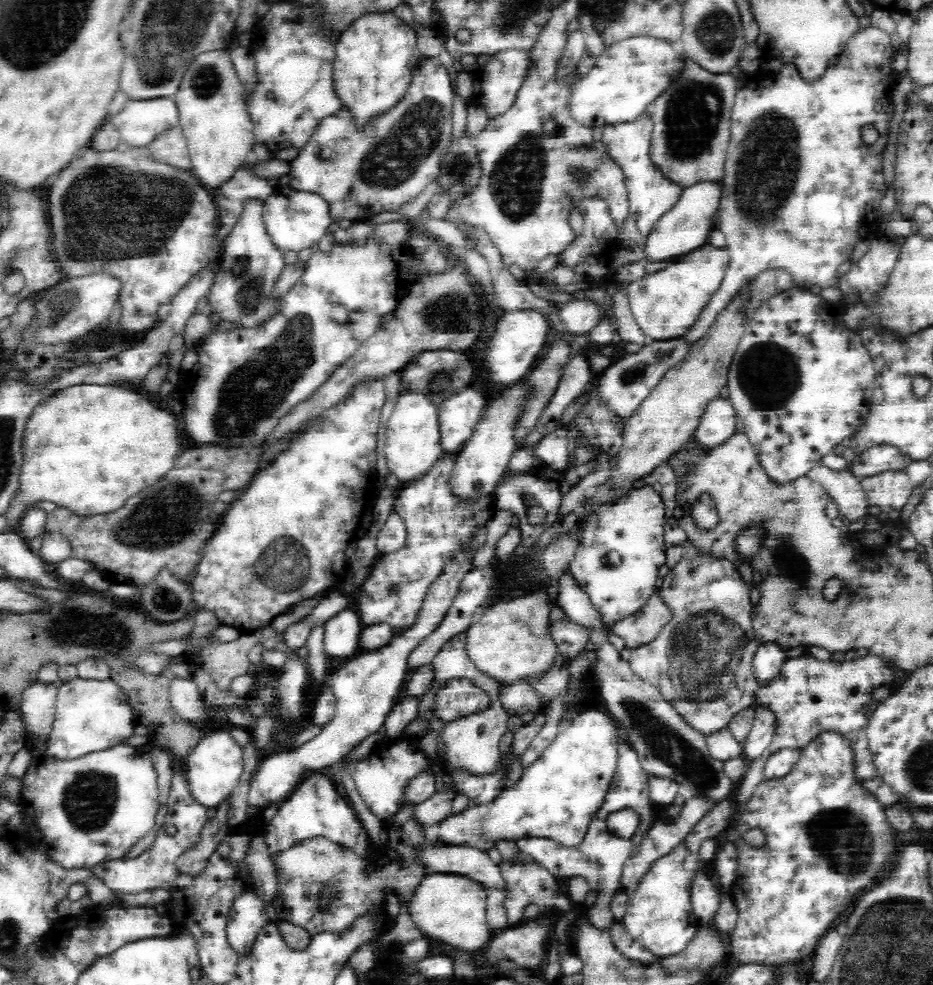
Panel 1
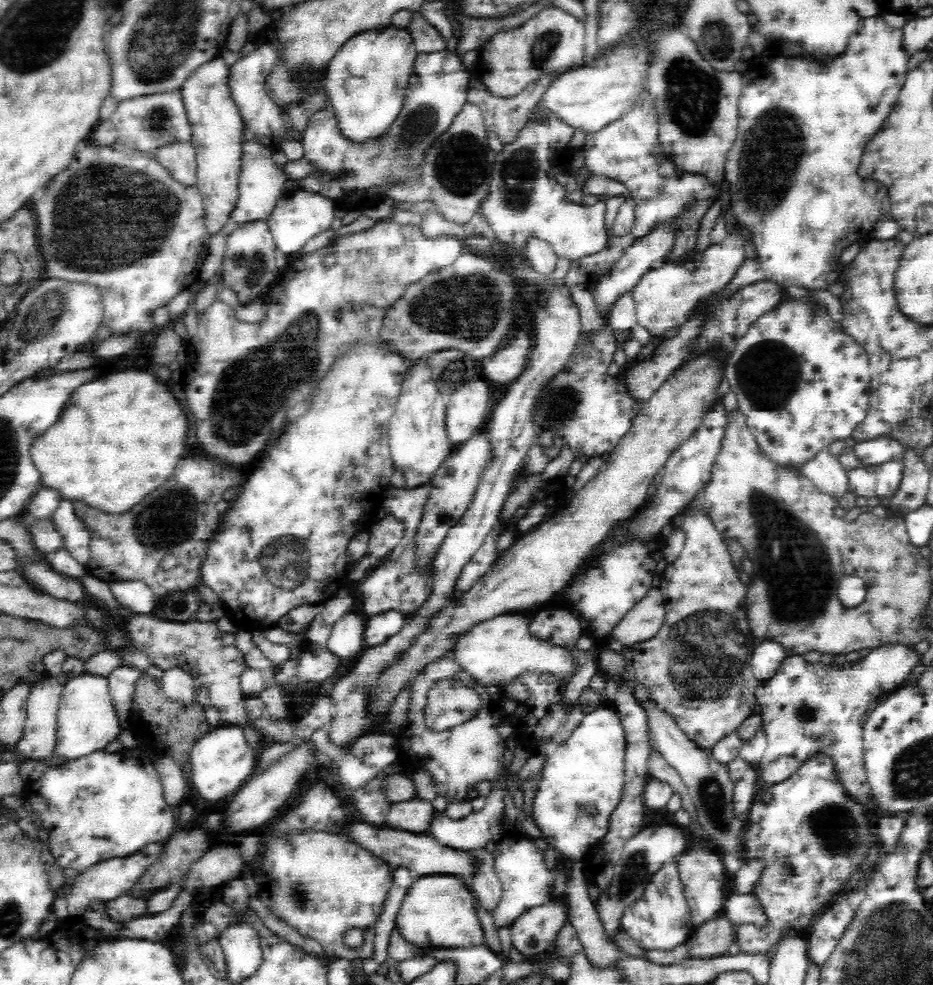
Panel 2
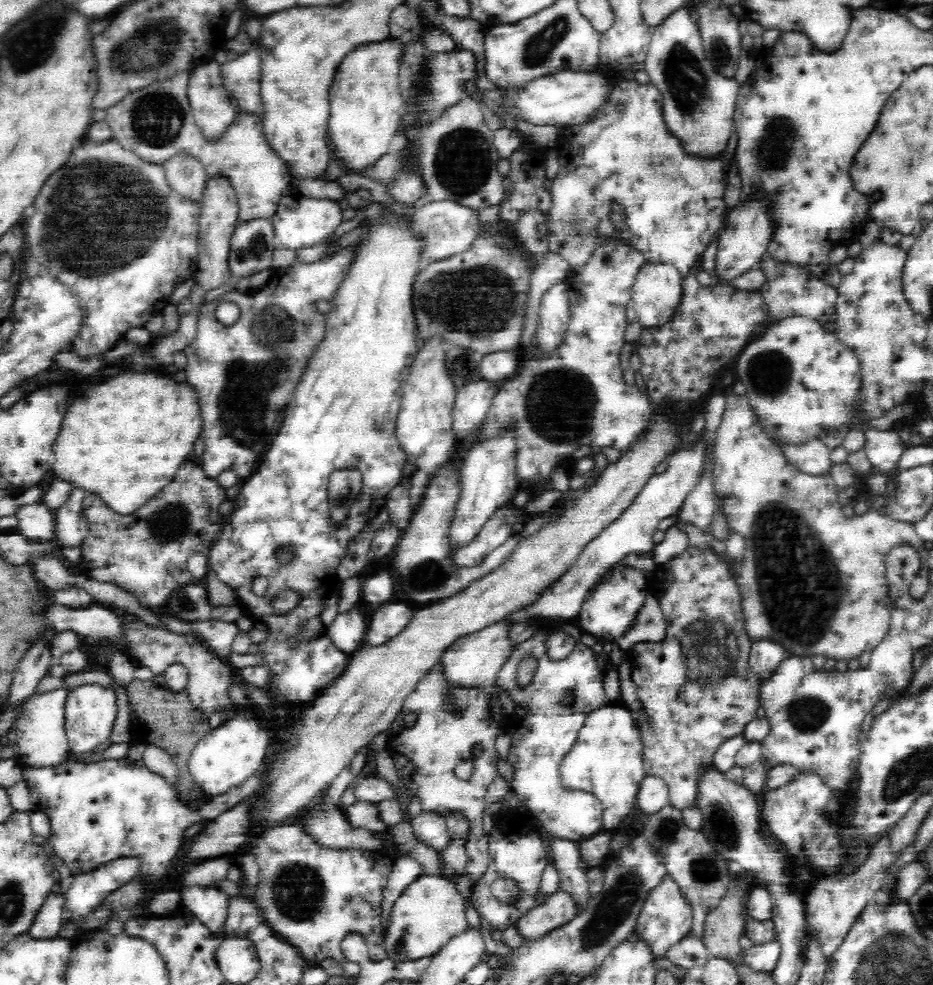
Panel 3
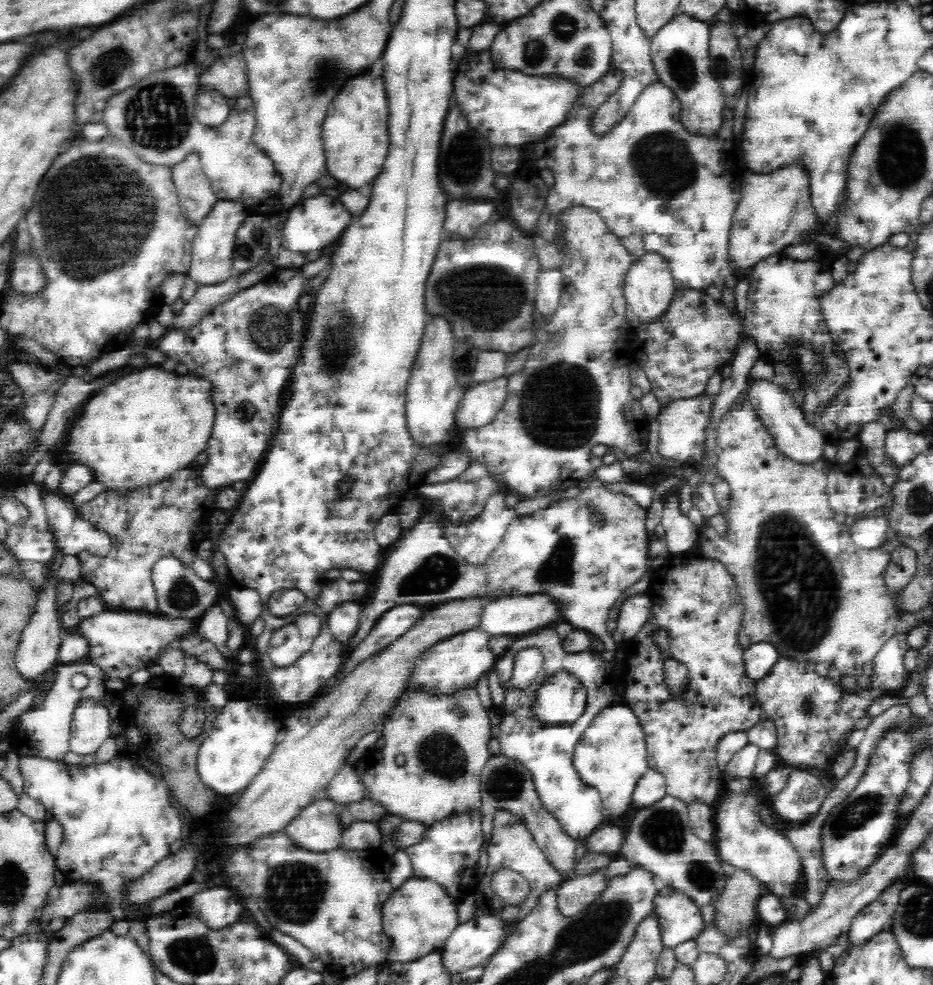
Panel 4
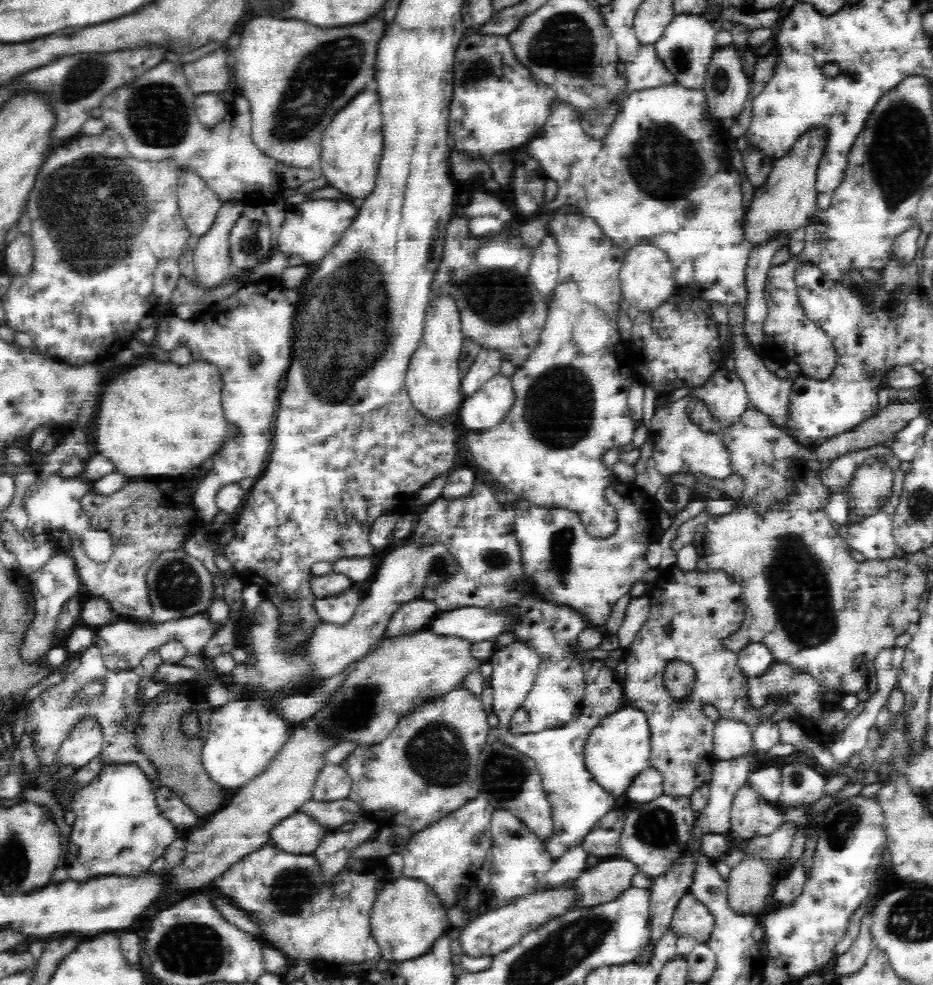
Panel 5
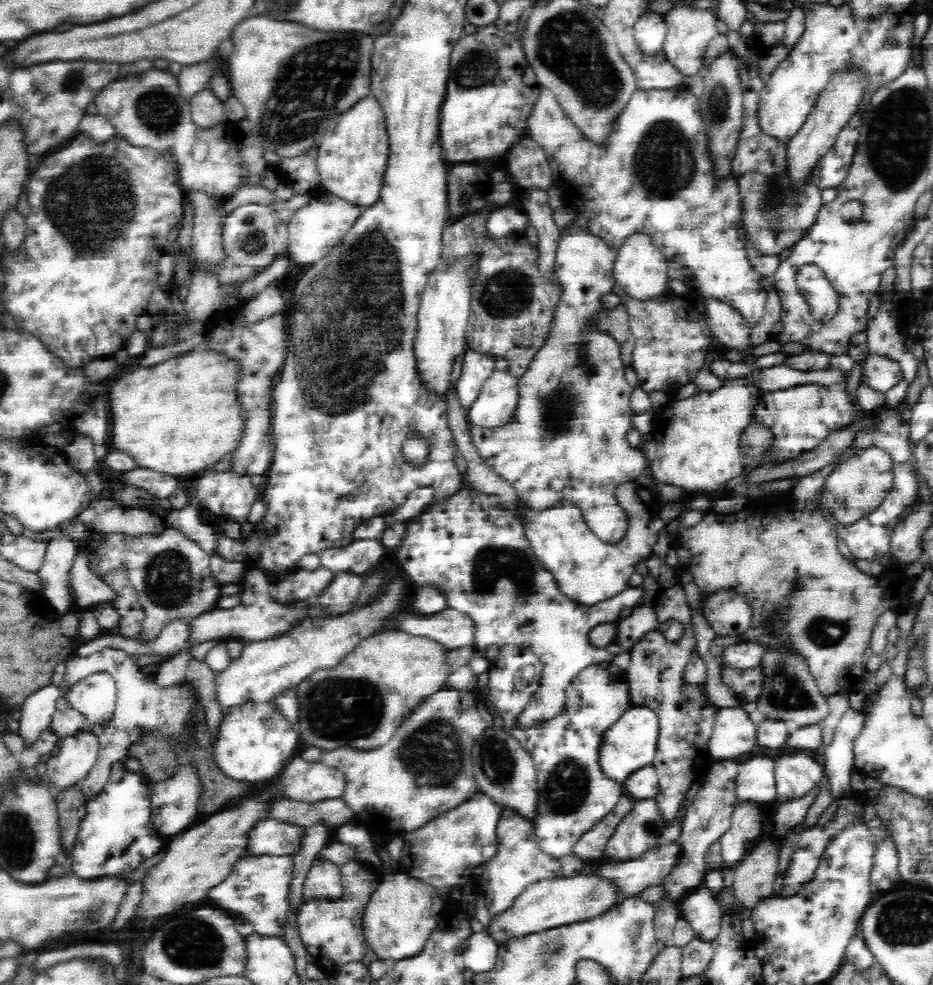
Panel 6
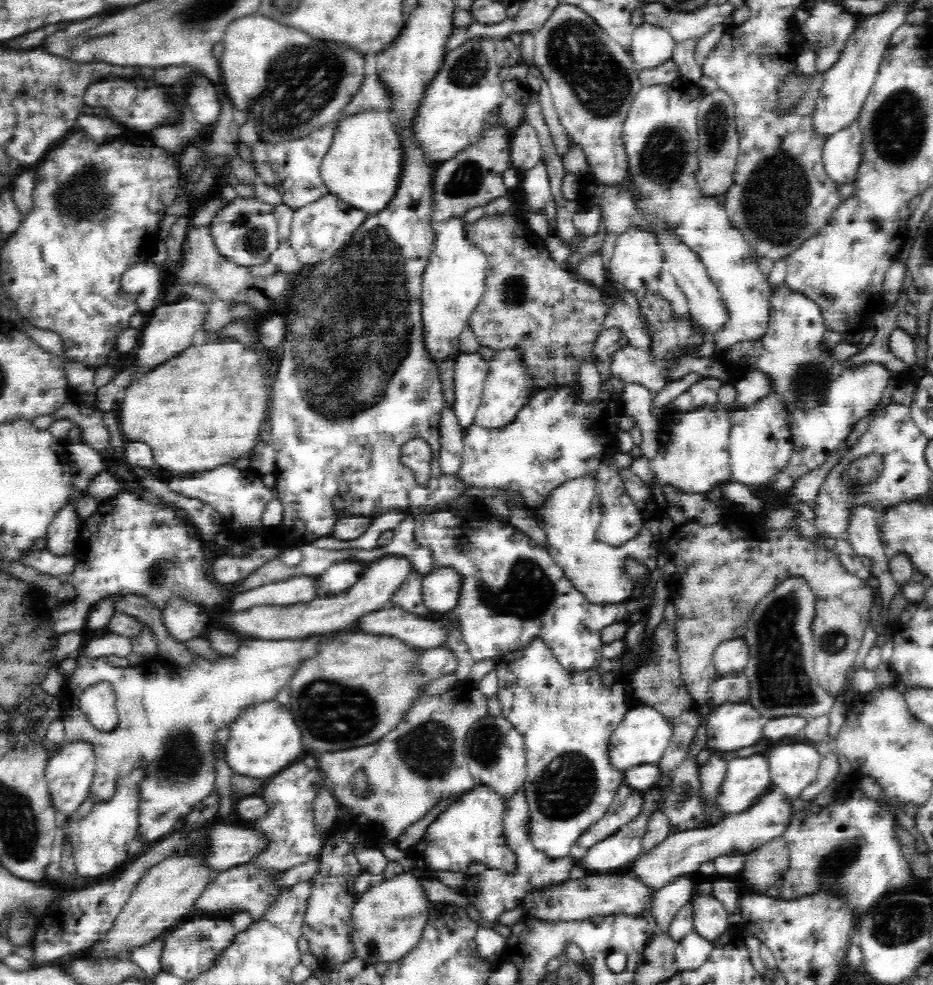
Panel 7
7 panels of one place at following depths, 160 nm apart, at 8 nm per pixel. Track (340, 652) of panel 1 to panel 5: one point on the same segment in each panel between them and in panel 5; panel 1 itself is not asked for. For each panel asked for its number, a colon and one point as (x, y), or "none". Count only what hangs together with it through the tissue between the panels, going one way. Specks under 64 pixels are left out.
2: (346, 640)
3: (347, 631)
4: (342, 620)
5: (337, 609)

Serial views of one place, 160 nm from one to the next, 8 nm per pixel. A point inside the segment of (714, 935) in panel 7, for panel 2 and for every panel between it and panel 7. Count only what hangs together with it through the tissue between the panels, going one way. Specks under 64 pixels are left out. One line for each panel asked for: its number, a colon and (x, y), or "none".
2: (661, 919)
3: (666, 918)
4: (680, 918)
5: (692, 918)
6: (699, 907)

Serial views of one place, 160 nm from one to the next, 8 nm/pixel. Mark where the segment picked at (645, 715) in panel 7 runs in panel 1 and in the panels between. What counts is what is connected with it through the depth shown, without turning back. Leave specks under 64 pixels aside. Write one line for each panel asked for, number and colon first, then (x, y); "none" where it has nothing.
1: (557, 796)
2: (591, 765)
3: (607, 758)
4: (611, 755)
5: (619, 748)
6: (631, 743)

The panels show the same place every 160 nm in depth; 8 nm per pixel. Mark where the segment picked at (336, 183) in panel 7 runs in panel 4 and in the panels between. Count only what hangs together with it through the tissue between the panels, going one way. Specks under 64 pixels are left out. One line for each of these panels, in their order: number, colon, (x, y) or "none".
4: (355, 138)
5: (352, 146)
6: (352, 159)

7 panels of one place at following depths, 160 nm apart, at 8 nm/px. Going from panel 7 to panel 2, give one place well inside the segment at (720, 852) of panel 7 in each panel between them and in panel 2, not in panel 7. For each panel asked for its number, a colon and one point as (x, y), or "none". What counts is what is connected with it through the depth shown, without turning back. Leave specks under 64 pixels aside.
2: (533, 932)
3: (557, 909)
4: (576, 894)
5: (604, 881)
6: (650, 869)

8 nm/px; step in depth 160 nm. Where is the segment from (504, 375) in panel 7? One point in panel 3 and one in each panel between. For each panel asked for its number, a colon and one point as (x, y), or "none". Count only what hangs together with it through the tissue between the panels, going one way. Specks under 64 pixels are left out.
3: (473, 401)
4: (480, 404)
5: (487, 407)
6: (494, 407)

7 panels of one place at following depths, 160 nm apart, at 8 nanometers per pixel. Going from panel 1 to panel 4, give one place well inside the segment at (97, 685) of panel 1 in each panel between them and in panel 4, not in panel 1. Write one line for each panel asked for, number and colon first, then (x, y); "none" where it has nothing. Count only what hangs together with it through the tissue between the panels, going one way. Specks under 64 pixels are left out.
2: (86, 721)
3: (91, 710)
4: (90, 727)

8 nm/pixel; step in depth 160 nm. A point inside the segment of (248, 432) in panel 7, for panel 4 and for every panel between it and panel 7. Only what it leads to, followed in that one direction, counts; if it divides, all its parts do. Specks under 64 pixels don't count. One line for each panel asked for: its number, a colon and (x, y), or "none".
4: (150, 424)
5: (160, 419)
6: (184, 414)

